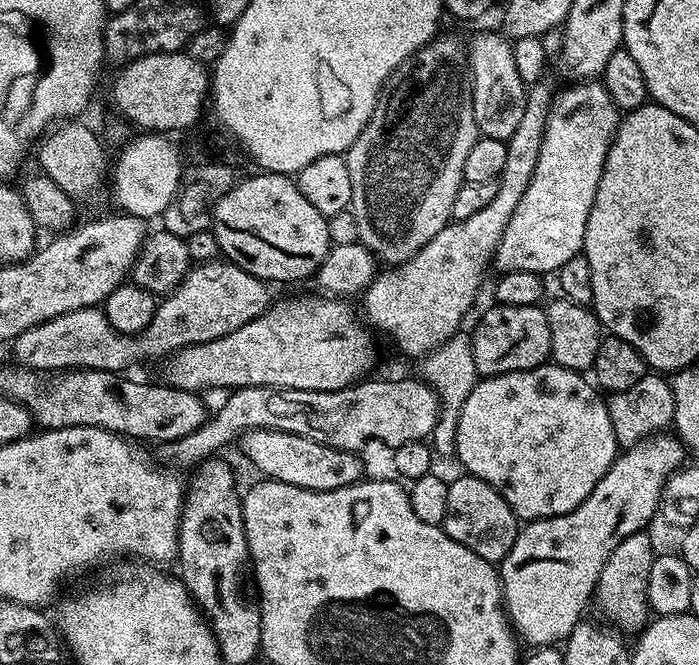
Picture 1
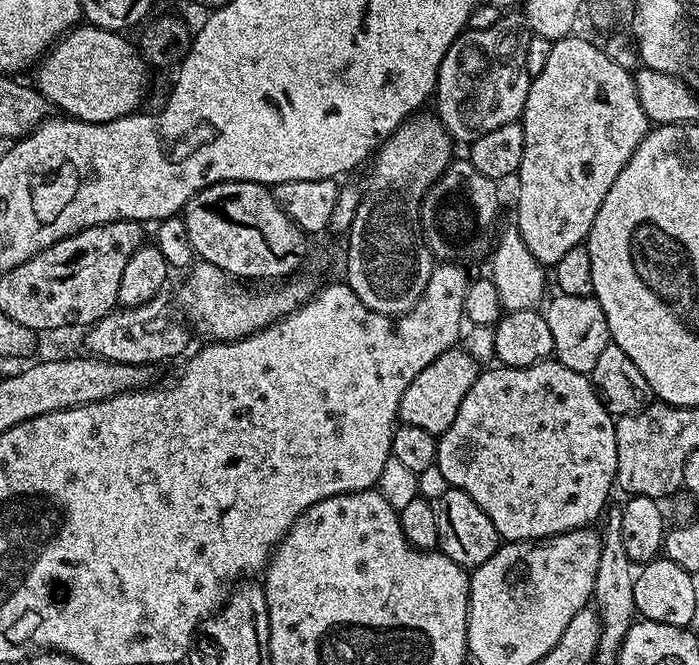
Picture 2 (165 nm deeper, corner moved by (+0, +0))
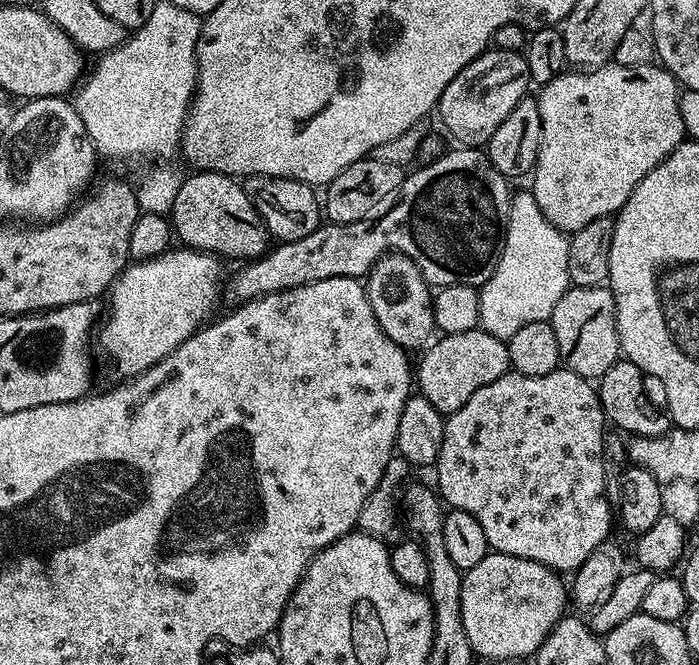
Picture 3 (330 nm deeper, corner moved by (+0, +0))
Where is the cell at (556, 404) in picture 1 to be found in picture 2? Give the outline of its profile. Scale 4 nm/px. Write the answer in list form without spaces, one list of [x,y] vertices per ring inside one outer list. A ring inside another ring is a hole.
[[[555,358],[540,360],[534,366],[525,368],[488,366],[481,371],[474,386],[470,386],[466,398],[462,398],[462,406],[458,406],[458,418],[454,418],[454,422],[450,422],[447,430],[440,433],[436,442],[434,466],[438,470],[442,470],[442,478],[446,478],[449,488],[457,488],[470,494],[470,498],[474,498],[474,502],[478,502],[478,506],[482,506],[482,510],[486,510],[486,518],[490,518],[490,522],[494,522],[494,530],[498,530],[501,541],[541,540],[547,536],[557,536],[563,532],[595,525],[600,511],[602,511],[602,516],[605,509],[609,507],[609,505],[607,506],[608,495],[614,492],[616,467],[618,466],[616,421],[600,401],[600,395],[592,387],[591,379],[585,373],[570,370],[570,366],[562,366]]]

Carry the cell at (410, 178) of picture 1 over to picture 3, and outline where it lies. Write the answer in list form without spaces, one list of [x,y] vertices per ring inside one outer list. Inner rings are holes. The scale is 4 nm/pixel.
[[[390,252],[380,257],[366,277],[370,310],[378,326],[396,345],[405,350],[423,349],[437,331],[432,314],[433,289],[408,256]]]

